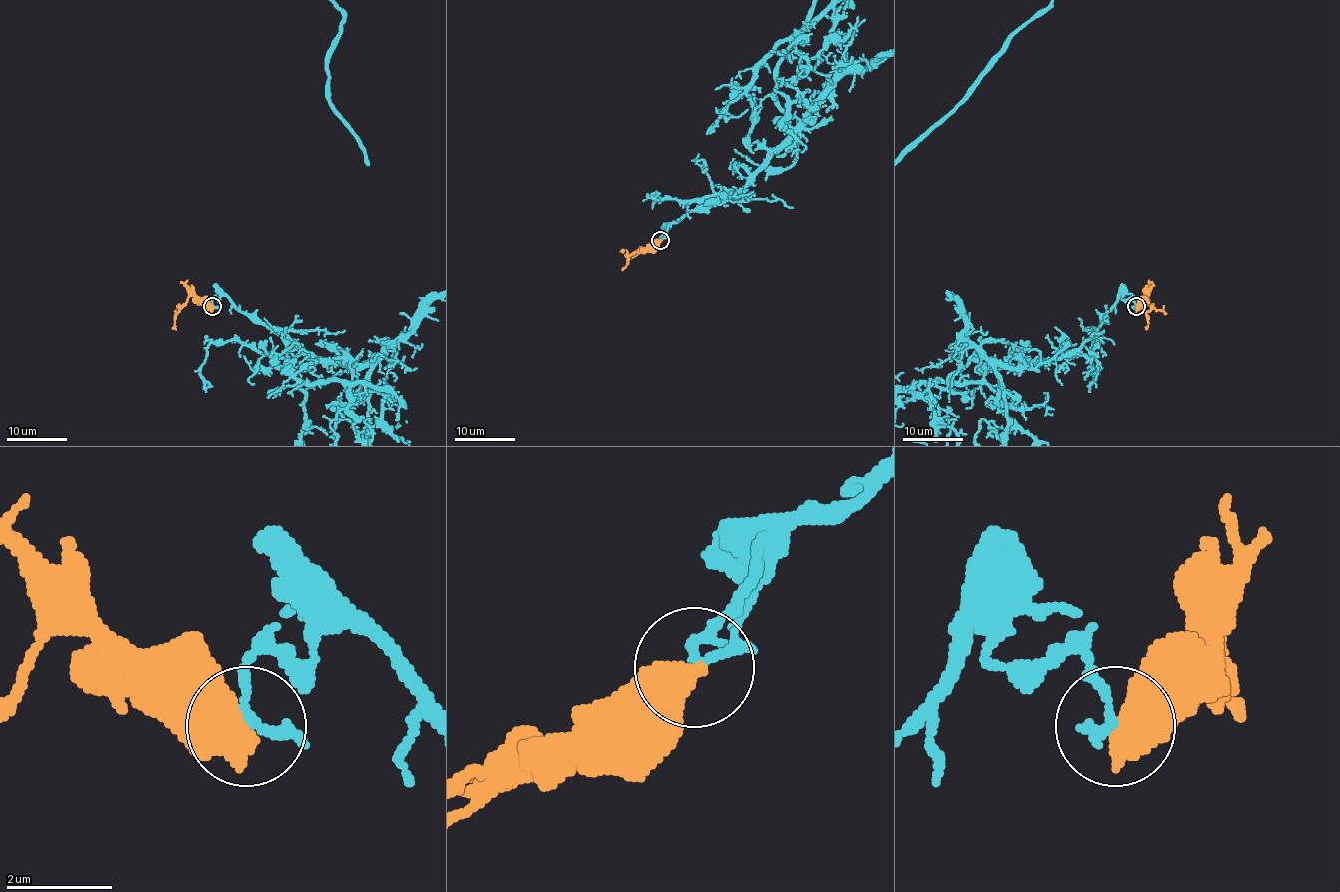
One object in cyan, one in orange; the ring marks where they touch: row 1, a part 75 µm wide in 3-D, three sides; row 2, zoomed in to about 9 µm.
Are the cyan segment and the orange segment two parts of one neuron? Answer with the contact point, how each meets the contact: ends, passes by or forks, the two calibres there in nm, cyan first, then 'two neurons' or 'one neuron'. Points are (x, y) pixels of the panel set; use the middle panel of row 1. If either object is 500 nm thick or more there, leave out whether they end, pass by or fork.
place (660, 240); calibres 240 and 700 nm; two neurons

